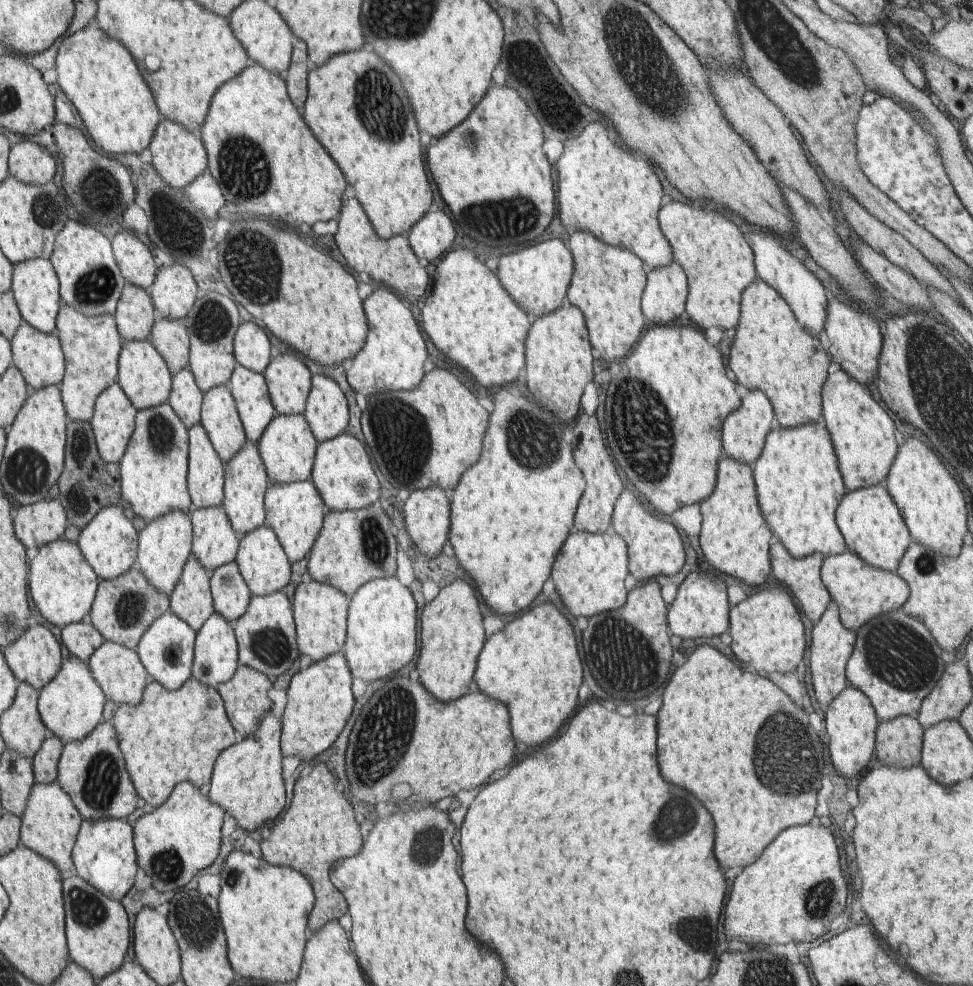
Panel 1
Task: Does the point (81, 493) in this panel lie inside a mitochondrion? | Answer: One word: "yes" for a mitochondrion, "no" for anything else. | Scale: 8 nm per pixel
yes

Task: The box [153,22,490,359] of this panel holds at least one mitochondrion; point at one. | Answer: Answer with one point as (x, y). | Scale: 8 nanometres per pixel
(252, 270)

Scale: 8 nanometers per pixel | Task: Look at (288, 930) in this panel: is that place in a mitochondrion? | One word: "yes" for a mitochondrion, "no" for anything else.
no

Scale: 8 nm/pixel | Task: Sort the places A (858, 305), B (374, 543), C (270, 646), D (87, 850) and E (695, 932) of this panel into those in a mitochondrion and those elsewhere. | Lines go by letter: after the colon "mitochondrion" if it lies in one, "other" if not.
A: other
B: mitochondrion
C: mitochondrion
D: other
E: mitochondrion

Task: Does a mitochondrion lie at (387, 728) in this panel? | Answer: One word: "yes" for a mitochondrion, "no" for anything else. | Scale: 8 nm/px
yes

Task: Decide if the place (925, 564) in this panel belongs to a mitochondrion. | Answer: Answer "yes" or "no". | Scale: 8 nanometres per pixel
yes

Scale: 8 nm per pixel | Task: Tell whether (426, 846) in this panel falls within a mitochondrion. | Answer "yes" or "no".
yes

